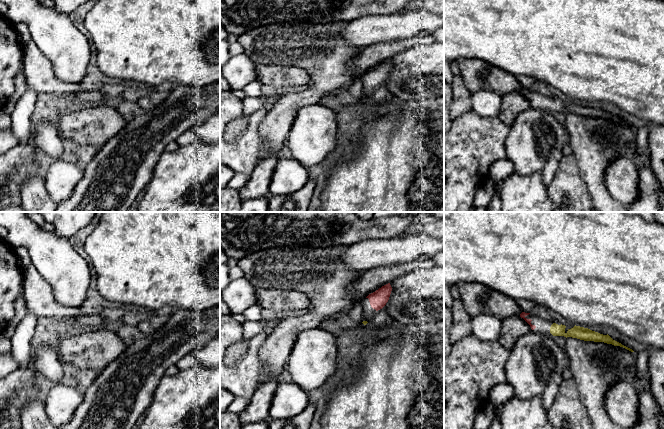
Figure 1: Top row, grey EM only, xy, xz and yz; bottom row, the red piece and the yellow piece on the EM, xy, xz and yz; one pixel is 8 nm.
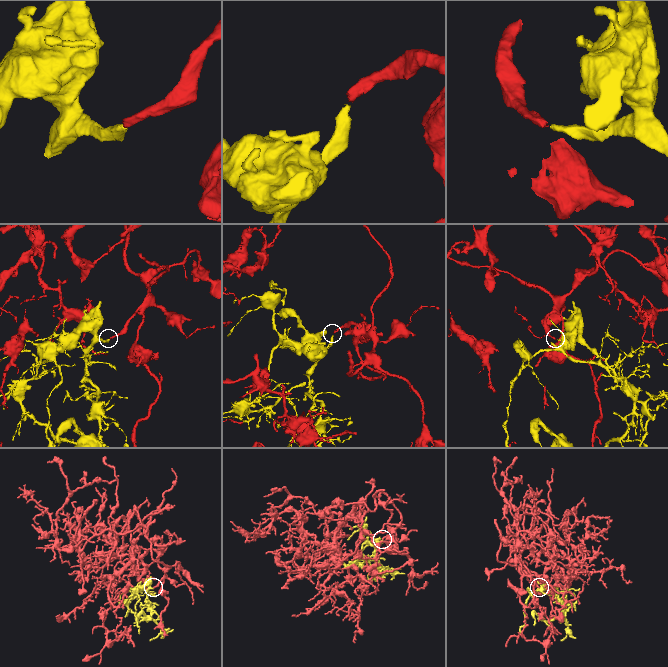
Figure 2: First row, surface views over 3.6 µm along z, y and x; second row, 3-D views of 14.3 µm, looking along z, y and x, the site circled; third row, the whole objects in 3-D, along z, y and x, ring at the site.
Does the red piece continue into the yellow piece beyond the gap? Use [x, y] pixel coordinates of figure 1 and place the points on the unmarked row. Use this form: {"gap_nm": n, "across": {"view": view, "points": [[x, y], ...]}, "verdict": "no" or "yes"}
{"gap_nm": 120, "across": {"view": "xz", "points": [[373, 84], [366, 97]]}, "verdict": "yes"}

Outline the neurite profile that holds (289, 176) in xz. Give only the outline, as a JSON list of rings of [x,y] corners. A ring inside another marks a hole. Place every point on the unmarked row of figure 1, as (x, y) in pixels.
[[[281,158],[271,178],[269,193],[271,195],[292,194],[300,190],[309,179],[308,169],[300,162]]]

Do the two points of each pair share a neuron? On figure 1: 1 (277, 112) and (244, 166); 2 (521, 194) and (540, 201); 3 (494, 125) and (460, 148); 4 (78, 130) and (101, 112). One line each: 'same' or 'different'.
1: different
2: same
3: same
4: same

